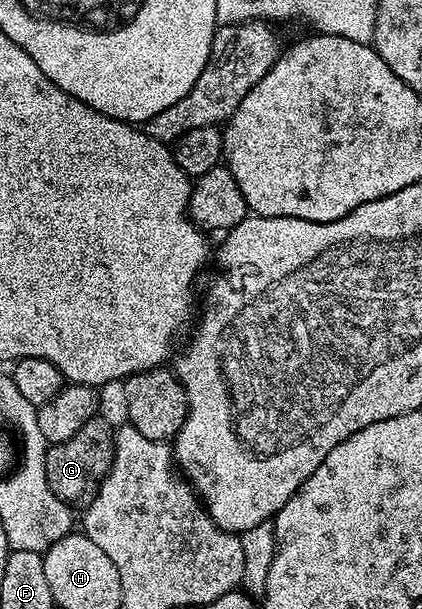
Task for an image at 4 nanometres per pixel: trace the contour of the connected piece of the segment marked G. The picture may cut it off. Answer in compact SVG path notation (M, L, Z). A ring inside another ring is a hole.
M95 416L73 435L73 439L51 445L45 459L49 487L72 507L86 507L95 497L99 484L107 477L115 454L115 429L102 416Z

